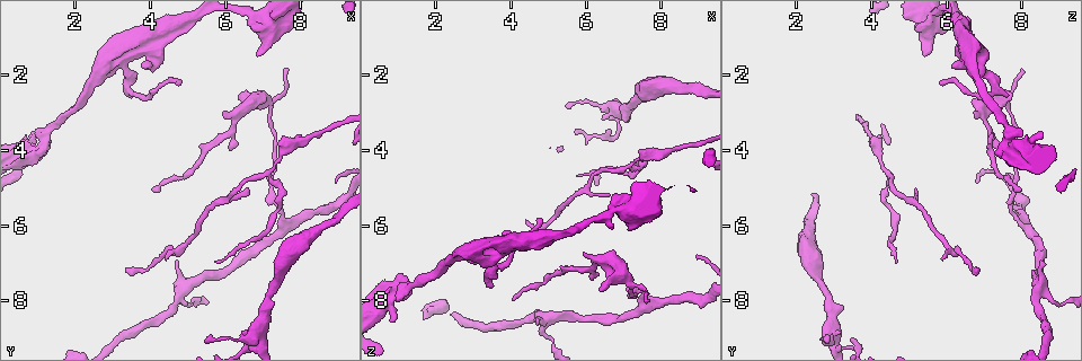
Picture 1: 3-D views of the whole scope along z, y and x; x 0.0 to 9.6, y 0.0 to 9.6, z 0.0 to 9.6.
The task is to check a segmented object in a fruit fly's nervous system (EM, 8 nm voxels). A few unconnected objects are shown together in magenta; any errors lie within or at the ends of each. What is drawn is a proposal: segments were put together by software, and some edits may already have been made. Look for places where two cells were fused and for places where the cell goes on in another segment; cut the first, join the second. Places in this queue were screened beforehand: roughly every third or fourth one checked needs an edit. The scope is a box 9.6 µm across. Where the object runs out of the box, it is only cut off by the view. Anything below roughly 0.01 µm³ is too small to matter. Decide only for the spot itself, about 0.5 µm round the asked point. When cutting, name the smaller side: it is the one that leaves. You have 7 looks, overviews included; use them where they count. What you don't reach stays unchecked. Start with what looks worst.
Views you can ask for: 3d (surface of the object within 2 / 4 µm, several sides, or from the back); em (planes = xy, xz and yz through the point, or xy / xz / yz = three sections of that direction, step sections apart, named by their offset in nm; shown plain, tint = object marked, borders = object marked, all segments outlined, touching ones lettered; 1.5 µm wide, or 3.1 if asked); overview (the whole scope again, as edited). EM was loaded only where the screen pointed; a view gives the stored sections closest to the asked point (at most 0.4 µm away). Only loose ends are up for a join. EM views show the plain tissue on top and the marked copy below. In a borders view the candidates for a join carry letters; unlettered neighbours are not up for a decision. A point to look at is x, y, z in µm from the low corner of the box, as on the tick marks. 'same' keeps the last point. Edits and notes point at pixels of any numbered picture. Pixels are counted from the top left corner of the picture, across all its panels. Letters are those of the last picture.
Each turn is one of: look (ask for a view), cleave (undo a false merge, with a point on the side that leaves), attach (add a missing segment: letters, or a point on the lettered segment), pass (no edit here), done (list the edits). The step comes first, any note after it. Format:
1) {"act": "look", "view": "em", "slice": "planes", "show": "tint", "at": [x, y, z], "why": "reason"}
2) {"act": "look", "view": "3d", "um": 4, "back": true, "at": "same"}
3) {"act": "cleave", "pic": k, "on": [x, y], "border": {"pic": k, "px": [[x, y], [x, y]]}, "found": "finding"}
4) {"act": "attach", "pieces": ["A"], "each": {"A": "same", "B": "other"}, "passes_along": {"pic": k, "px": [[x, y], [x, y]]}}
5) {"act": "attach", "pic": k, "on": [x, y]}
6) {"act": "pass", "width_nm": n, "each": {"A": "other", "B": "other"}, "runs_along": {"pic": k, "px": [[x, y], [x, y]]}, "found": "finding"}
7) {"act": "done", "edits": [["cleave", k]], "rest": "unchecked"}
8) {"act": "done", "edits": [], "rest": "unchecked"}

{"act": "look", "view": "3d", "um": 2, "at": [6.45, 2.60, 7.75]}

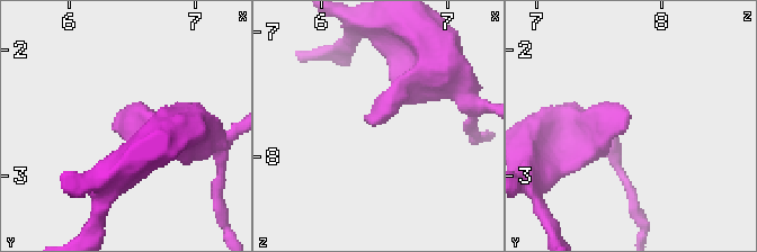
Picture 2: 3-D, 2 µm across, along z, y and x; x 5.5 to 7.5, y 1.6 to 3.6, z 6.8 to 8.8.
{"act": "look", "view": "em", "slice": "planes", "show": "borders", "at": [6.42, 2.56, 7.76]}

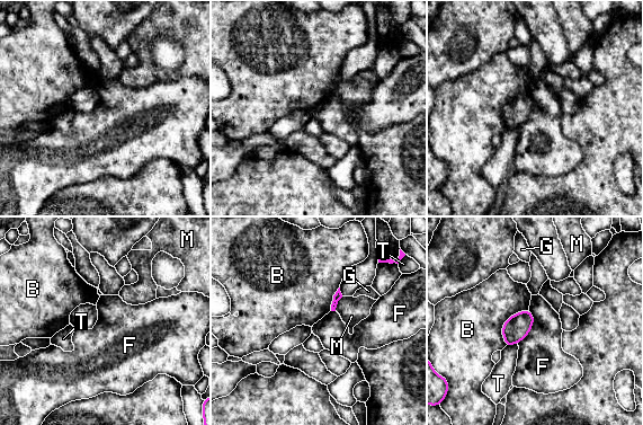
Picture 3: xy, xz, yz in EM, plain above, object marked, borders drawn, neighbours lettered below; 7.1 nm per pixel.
{"act": "pass", "width_nm": 180, "each": {"B": "other", "F": "other", "G": "other", "M": "other", "T": "other"}, "found": "no lettered segment goes on from it"}

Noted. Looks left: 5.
{"act": "look", "view": "3d", "um": 2, "at": [4.70, 2.20, 5.75], "why": "long arm stops here"}

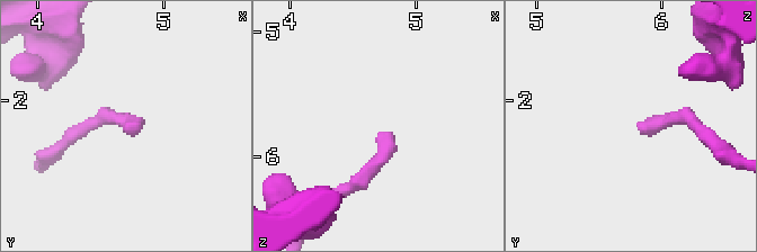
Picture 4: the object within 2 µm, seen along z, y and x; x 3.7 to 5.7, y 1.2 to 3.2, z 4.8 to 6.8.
{"act": "look", "view": "em", "slice": "planes", "show": "borders", "at": [4.78, 2.16, 5.78], "why": "now the EM"}

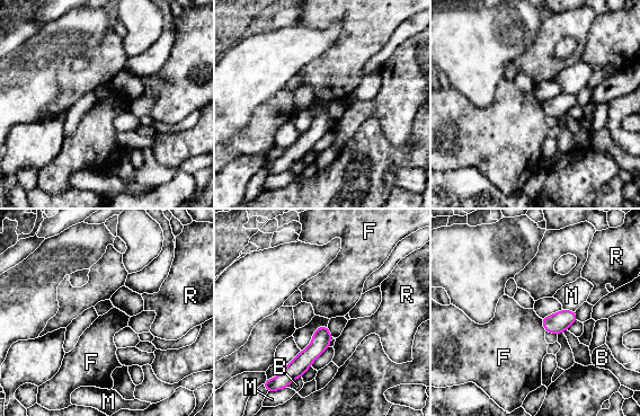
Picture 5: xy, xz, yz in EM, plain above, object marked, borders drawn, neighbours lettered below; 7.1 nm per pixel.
{"act": "pass", "width_nm": 130, "each": {"B": "other", "F": "other", "M": "other", "R": "other"}, "border": {"pic": 5, "px": [[540, 318], [545, 330]]}, "found": "none of them fits"}

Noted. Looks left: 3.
{"act": "look", "view": "3d", "um": 2, "back": true, "at": [3.35, 7.20, 6.80], "why": "an open end"}

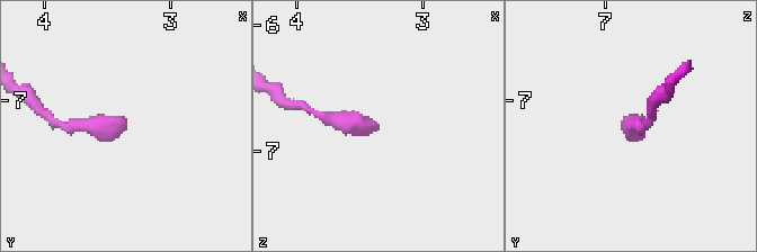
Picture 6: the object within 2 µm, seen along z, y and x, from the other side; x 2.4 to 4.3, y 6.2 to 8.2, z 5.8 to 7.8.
{"act": "look", "view": "em", "slice": "planes", "show": "borders", "at": [3.38, 7.14, 6.82]}

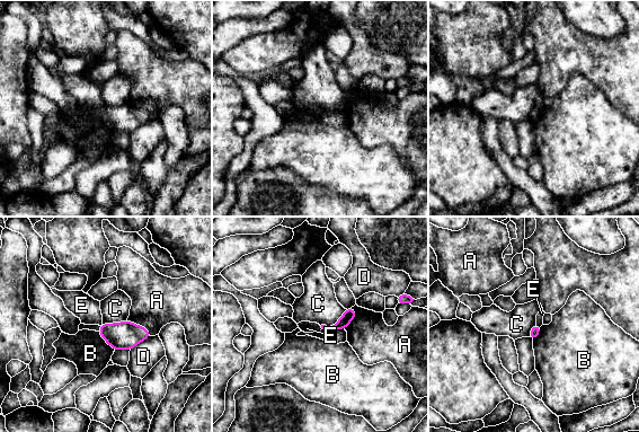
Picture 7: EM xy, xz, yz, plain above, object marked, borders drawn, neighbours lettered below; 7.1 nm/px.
{"act": "pass", "longest_contact_nm": ["C", 220], "each": {"A": "other", "B": "other", "C": "other", "D": "other", "E": "other"}, "border": {"pic": 7, "px": [[537, 323], [540, 326]]}, "found": "none of them fits"}

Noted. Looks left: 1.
{"act": "done", "edits": [], "rest": "unchecked"}

